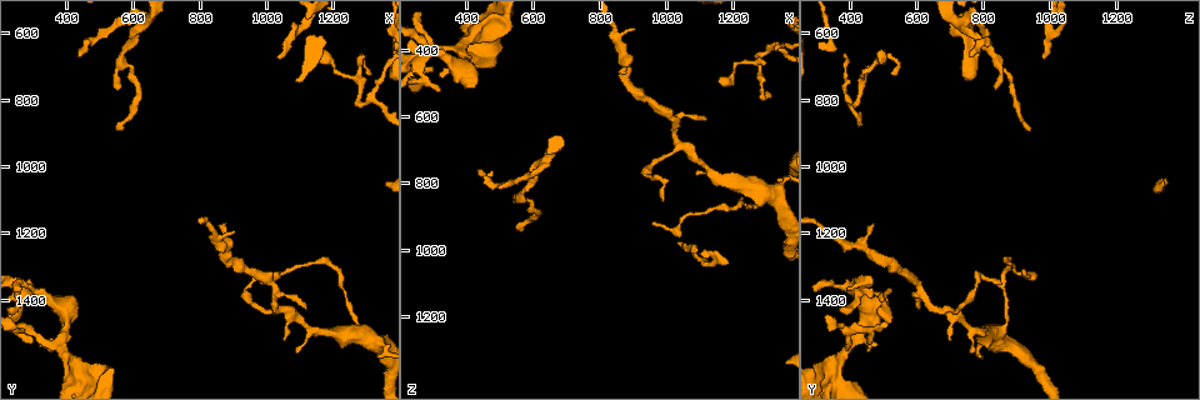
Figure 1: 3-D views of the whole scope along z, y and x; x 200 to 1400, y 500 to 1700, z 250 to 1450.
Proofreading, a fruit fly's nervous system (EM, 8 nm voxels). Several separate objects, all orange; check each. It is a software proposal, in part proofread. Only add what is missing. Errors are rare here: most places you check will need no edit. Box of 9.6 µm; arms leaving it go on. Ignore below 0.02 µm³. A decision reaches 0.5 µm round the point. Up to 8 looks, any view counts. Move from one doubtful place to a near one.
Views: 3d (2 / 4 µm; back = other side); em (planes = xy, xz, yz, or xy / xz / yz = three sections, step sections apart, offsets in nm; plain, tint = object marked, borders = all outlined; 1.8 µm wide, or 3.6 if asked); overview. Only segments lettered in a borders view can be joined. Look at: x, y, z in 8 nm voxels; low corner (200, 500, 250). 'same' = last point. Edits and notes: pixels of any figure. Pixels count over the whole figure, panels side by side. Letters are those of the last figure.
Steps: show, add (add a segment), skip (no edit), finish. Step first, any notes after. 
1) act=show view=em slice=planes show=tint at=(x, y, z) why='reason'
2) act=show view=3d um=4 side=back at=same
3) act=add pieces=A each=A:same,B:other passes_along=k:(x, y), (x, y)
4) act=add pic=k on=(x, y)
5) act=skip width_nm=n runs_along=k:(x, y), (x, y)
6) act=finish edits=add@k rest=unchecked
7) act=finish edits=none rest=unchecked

act=show view=em slice=xy step=8 show=borders at=(270, 1390, 420) why='abrupt turn'

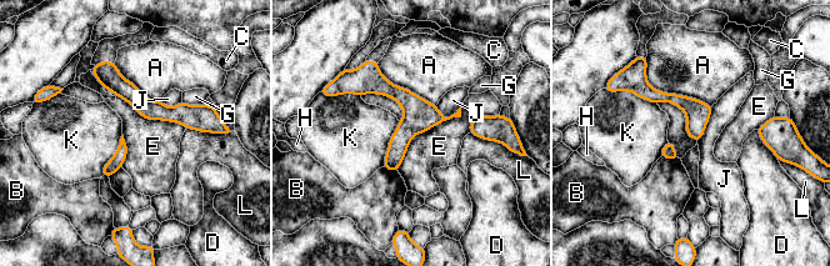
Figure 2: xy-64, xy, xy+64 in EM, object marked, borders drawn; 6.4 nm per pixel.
act=show view=em slice=planes show=borders at=same why='another direction'

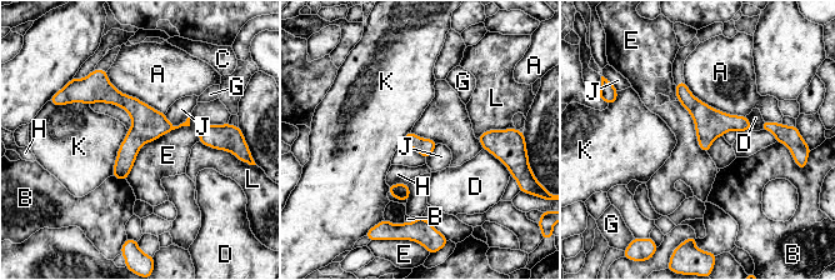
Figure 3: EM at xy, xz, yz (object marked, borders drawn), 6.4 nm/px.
act=skip longest_contact=E:600nm each=A:other,B:other,C:other,D:other,E:other,G:other,H:other,J:other,K:other,L:other found='none of them fits'

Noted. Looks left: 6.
act=show view=3d um=2 at=(1130, 1420, 600) why='free end'

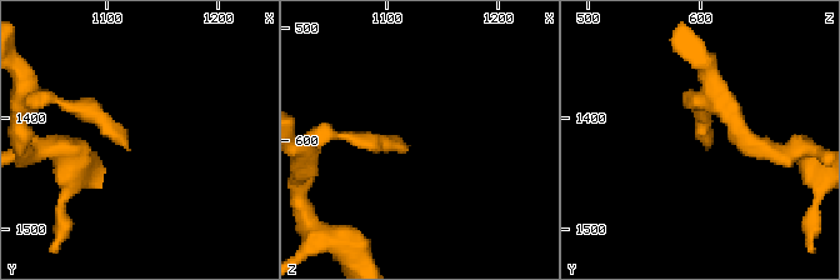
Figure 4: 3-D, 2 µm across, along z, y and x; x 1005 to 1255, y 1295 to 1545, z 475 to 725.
act=show view=em slice=xz step=8 show=borders at=(1120, 1426, 608)

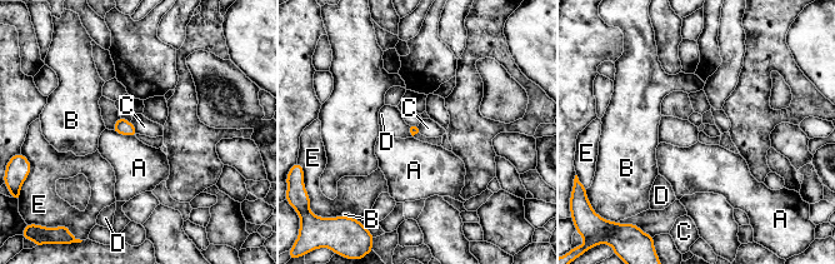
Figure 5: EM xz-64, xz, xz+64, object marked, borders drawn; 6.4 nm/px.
act=skip each=A:other,B:other,C:other,D:other,E:other border=5:(131, 121), (138, 133) found='no lettered segment goes on from it'

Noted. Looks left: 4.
act=show view=3d um=2 at=(880, 1170, 470) why='an open end'

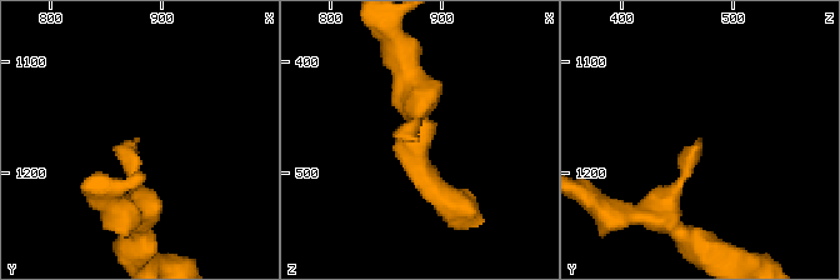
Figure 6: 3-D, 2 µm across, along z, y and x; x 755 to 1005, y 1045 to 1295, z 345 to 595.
act=show view=em slice=xy step=4 show=borders at=(874, 1170, 466)

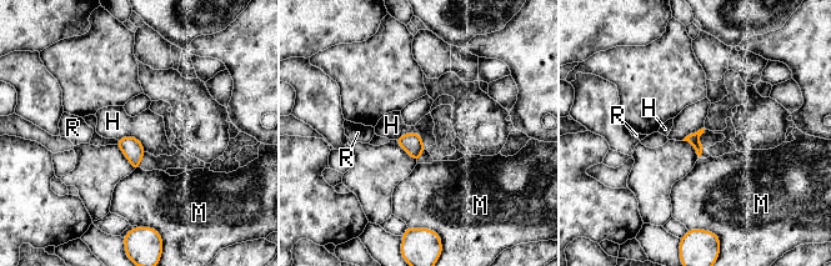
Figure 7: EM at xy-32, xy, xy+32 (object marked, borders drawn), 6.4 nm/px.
act=skip each=H:other,M:other,R:other border=7:(396, 140), (416, 132), (425, 149) found='none of them fits'

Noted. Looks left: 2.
act=finish edits=none rest=unchecked

